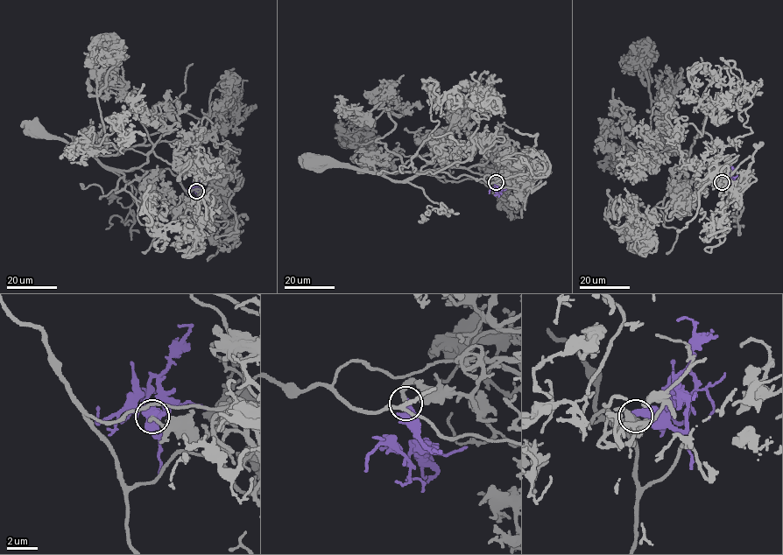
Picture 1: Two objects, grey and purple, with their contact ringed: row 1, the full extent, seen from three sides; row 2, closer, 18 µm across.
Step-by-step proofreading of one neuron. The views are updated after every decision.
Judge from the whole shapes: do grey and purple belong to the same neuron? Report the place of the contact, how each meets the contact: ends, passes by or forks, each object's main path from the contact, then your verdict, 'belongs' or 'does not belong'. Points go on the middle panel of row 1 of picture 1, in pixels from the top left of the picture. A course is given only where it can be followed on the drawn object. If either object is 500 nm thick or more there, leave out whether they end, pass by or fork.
(496, 182) | grey via (496, 181), (507, 177), (454, 178), (426, 170), (395, 181), (313, 158) | purple via (496, 181), (500, 189), (497, 192), (492, 188), (489, 193) | belongs

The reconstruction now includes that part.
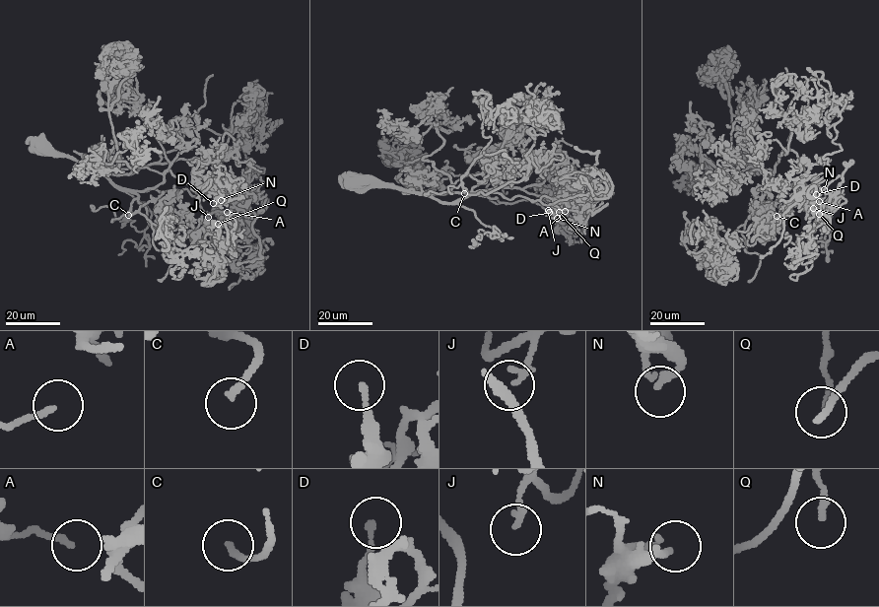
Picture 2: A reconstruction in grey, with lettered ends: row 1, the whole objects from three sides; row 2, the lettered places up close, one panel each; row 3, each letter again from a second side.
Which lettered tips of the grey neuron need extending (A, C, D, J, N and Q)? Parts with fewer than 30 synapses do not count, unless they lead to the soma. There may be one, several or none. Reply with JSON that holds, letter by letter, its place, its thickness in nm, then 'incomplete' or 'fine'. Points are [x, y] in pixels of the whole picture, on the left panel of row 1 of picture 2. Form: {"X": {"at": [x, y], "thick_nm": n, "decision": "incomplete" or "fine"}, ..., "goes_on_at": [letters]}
{"A": {"at": [227, 212], "thick_nm": 160, "decision": "fine"}, "C": {"at": [128, 215], "thick_nm": 170, "decision": "incomplete"}, "D": {"at": [213, 203], "thick_nm": 150, "decision": "fine"}, "J": {"at": [208, 217], "thick_nm": 170, "decision": "fine"}, "N": {"at": [221, 200], "thick_nm": 180, "decision": "fine"}, "Q": {"at": [218, 224], "thick_nm": 170, "decision": "fine"}, "goes_on_at": ["C"]}

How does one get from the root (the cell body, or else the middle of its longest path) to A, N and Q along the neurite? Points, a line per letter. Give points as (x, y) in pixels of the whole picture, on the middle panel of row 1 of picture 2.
A: (354, 177), (447, 203), (479, 190), (508, 199), (563, 196), (566, 200), (555, 208), (565, 211)
N: (354, 177), (447, 203), (479, 190), (508, 199), (563, 196), (565, 202), (555, 204), (557, 218)
Q: (354, 177), (447, 203), (479, 190), (508, 199), (563, 196), (565, 202), (555, 204), (559, 212)

